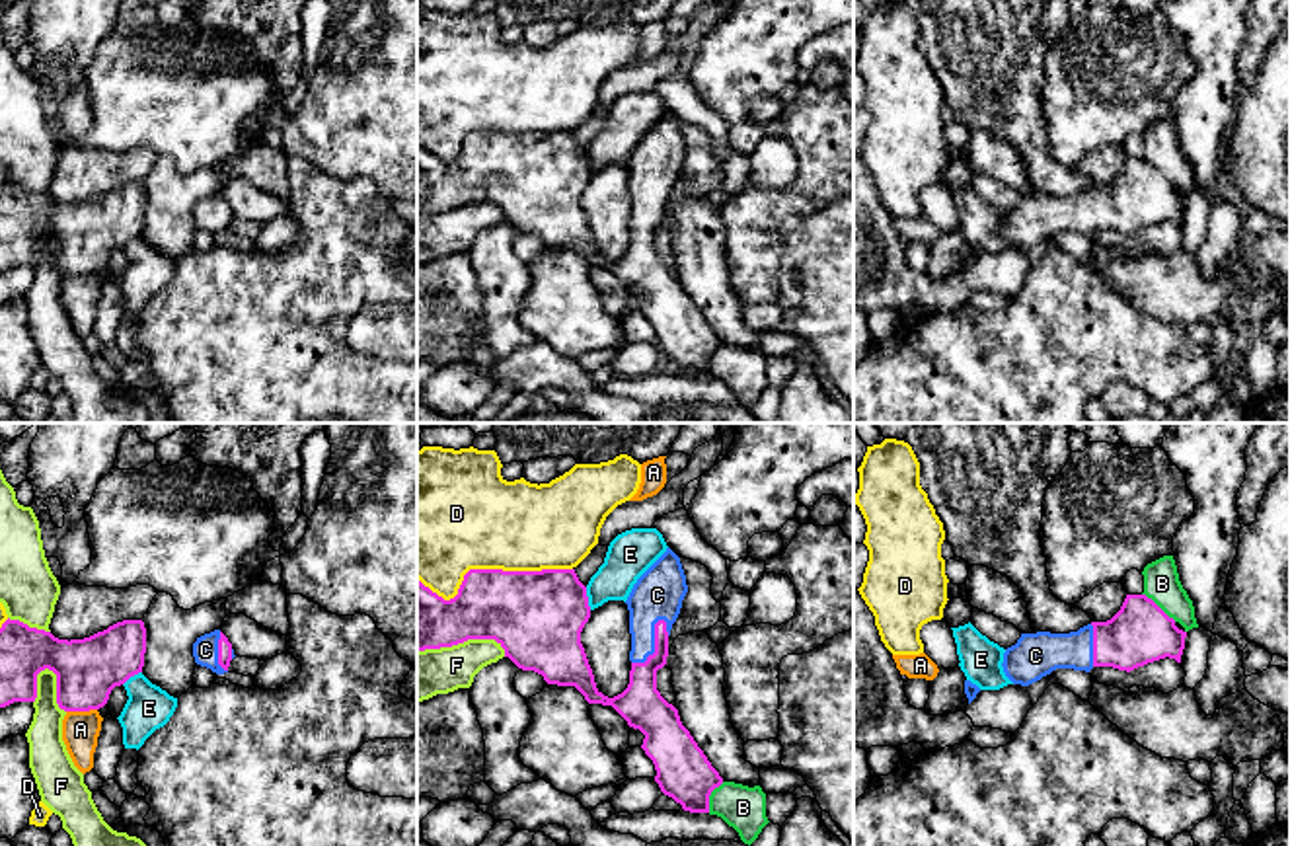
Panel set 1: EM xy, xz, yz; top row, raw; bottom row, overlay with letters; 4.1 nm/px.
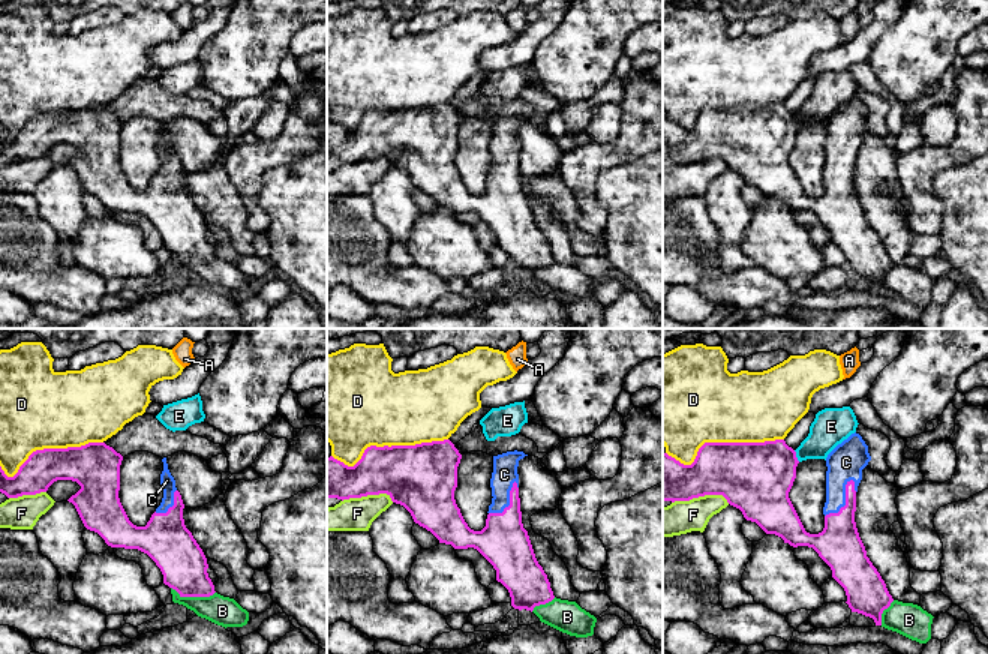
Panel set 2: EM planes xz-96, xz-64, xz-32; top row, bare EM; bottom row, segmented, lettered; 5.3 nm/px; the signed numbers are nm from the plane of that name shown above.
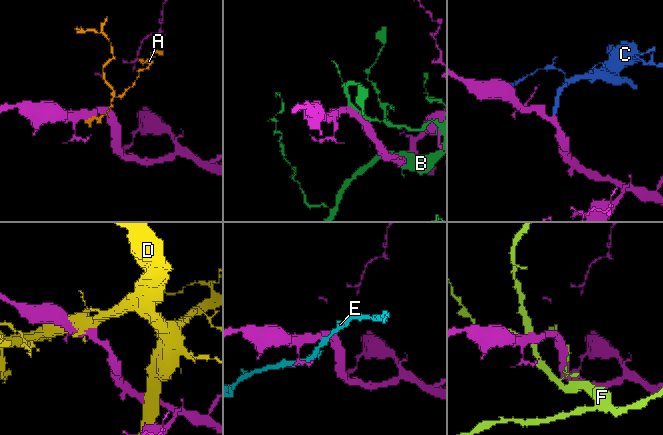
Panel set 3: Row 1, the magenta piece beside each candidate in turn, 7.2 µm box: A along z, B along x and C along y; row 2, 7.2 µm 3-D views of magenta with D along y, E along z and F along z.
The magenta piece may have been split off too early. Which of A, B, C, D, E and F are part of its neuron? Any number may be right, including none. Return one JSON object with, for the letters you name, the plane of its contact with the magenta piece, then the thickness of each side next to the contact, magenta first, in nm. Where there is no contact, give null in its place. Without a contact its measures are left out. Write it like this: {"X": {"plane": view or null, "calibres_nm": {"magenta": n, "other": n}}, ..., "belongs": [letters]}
{"C": {"plane": "xz", "calibres_nm": {"magenta": 180, "other": 200}}, "belongs": ["C"]}

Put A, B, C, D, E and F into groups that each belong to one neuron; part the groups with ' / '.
A / B / C / D / E / F

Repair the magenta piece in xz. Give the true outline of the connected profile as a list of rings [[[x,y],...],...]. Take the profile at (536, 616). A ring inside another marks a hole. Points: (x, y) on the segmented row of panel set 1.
[[[666,552],[637,579],[626,604],[629,610],[631,671],[627,688],[608,698],[594,682],[581,632],[590,618],[587,587],[575,569],[503,571],[470,569],[458,595],[444,600],[417,579],[417,651],[440,649],[468,639],[495,639],[518,669],[534,671],[548,684],[575,686],[588,704],[612,706],[629,727],[645,739],[641,749],[653,760],[661,791],[690,813],[709,813],[709,795],[723,784],[690,731],[682,725],[678,710],[657,690],[657,671],[666,665],[668,635],[688,593],[680,558]]]

